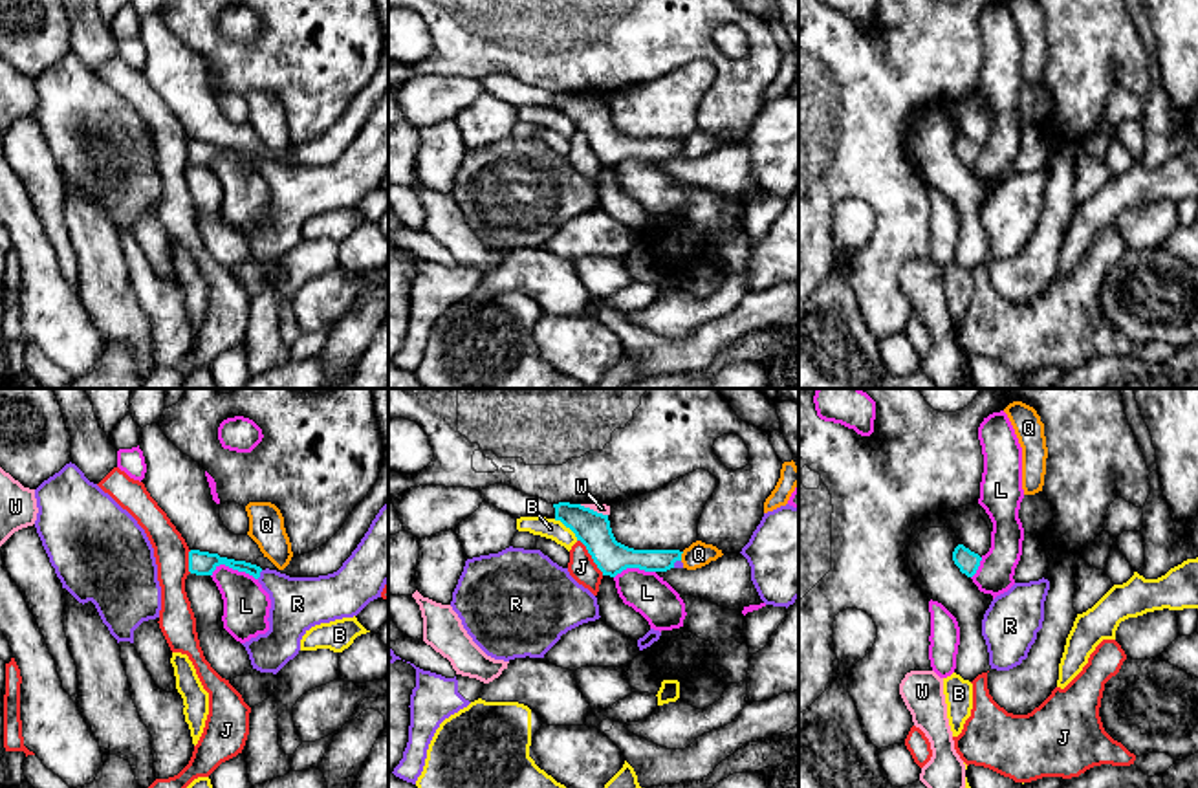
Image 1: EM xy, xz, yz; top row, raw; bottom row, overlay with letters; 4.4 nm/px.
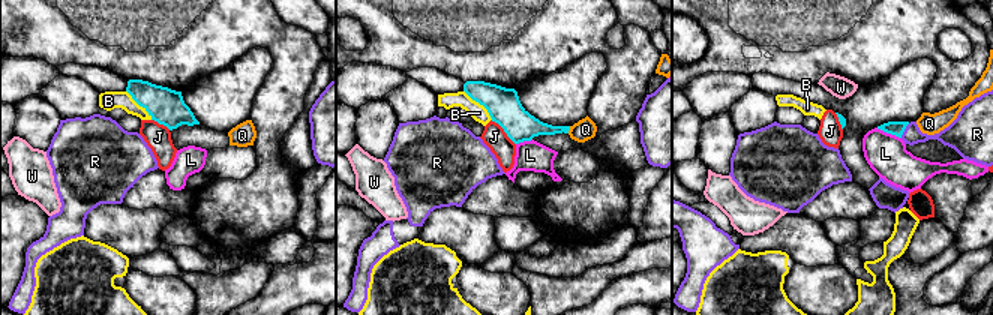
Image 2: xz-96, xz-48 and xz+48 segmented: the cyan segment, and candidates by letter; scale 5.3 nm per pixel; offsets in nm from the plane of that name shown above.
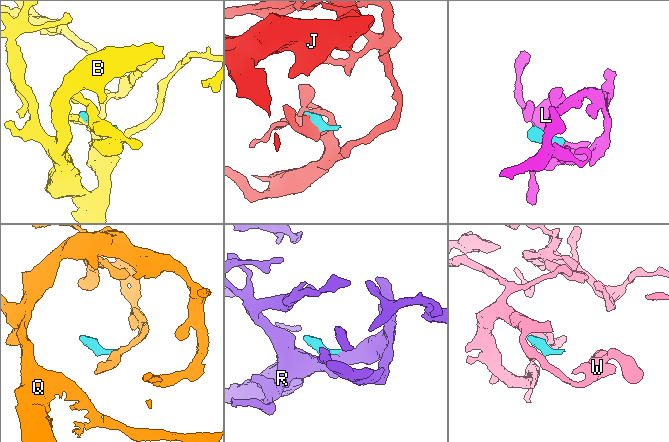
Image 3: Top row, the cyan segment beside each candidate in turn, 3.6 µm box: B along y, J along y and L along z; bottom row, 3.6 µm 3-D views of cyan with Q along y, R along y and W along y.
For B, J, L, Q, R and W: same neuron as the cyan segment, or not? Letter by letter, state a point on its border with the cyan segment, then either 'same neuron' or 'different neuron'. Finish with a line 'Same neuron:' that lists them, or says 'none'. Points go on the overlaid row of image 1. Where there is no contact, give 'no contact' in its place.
B: xz (566, 526) | different neuron
J: xz (592, 558) | different neuron
L: xy (235, 569) | different neuron
Q: xz (680, 556) | different neuron
R: xy (259, 574) | same neuron
W: xz (592, 510) | different neuron
Same neuron: R

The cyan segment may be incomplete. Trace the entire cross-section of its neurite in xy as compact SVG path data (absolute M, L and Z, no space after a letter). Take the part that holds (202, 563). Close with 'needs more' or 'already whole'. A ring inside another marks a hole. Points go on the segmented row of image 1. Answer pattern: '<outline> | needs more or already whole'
M388 500L352 555L333 574L289 577L218 553L189 552L191 574L212 575L220 564L253 575L269 594L269 630L242 645L253 669L277 674L299 654L300 640L311 627L354 618L370 601L381 597L388 583Z | needs more

